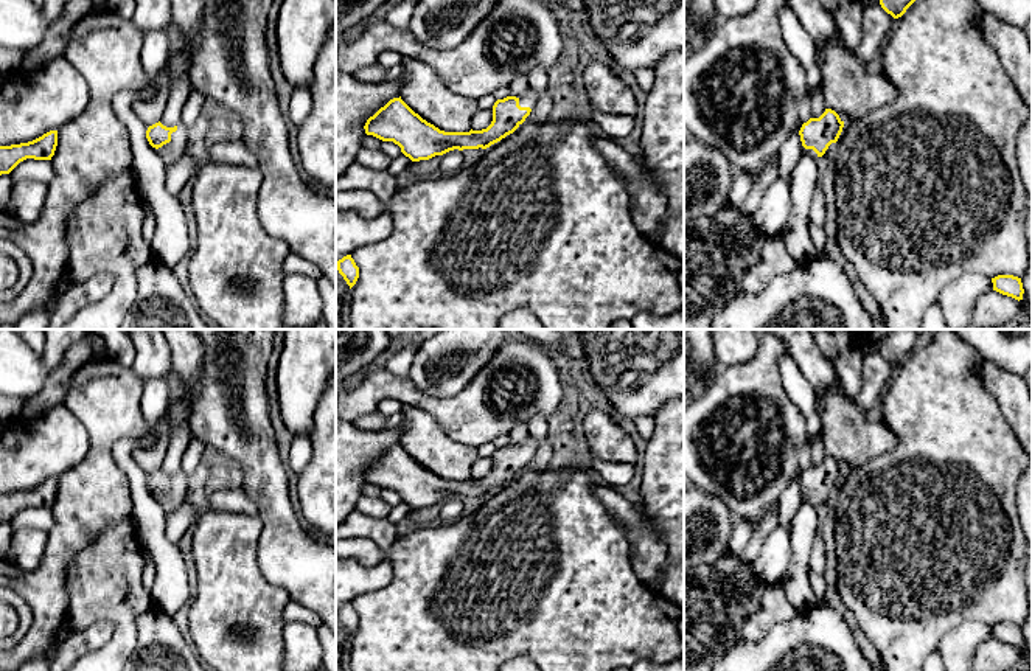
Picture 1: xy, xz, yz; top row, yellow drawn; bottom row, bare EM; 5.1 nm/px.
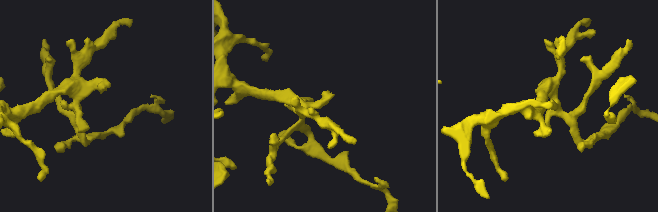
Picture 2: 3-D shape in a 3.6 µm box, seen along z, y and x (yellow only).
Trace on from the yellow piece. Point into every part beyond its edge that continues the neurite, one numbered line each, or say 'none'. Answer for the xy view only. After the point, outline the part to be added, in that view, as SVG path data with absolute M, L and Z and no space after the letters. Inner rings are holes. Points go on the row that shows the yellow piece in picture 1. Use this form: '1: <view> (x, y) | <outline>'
1: xy (170, 152) | M180 123L177 124L177 130L171 134L171 141L157 149L157 154L160 155L166 168L183 157L187 140L188 127Z

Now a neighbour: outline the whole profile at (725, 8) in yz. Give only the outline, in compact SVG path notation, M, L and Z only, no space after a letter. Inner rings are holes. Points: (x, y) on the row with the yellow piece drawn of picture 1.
M713 0L713 5L720 17L734 19L751 12L757 0Z

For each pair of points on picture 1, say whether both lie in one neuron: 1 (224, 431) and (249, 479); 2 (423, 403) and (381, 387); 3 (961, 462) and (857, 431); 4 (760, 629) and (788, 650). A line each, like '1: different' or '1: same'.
1: same
2: same
3: different
4: different

